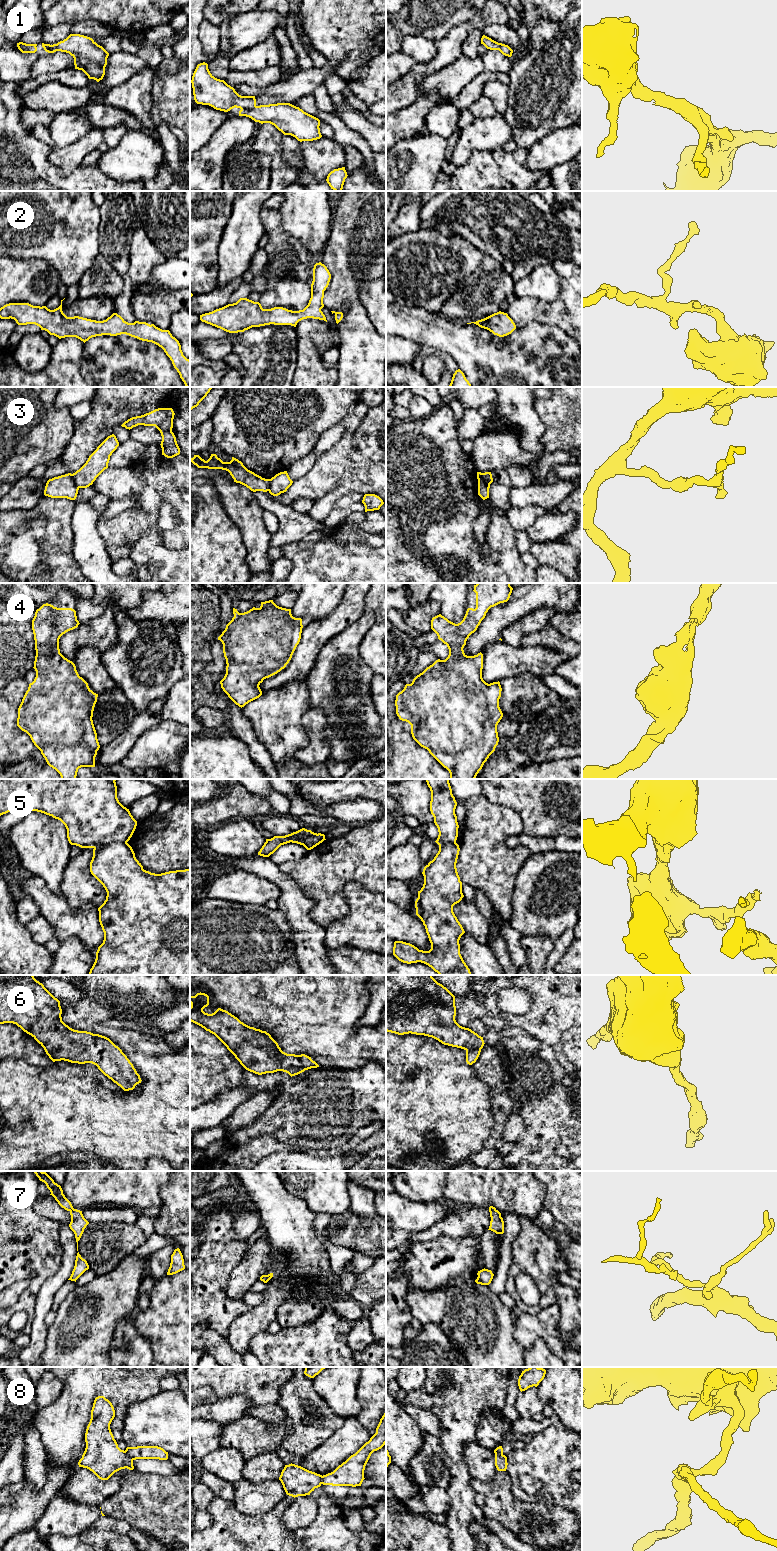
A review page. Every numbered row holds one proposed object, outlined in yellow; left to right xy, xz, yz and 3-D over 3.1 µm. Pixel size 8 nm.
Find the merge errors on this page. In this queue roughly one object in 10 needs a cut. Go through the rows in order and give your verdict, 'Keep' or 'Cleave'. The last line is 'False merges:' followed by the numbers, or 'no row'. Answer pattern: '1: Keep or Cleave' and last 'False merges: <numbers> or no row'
1: Keep
2: Keep
3: Cleave
4: Keep
5: Cleave
6: Keep
7: Keep
8: Cleave
False merges: 3, 5, 8

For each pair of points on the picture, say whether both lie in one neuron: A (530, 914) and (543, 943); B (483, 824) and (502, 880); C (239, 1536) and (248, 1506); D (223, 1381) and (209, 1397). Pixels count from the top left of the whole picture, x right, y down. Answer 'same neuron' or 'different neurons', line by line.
A: different neurons
B: same neuron
C: different neurons
D: different neurons

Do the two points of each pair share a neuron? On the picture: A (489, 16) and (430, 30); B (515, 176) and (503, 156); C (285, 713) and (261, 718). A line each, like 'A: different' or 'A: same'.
A: different
B: same
C: same

